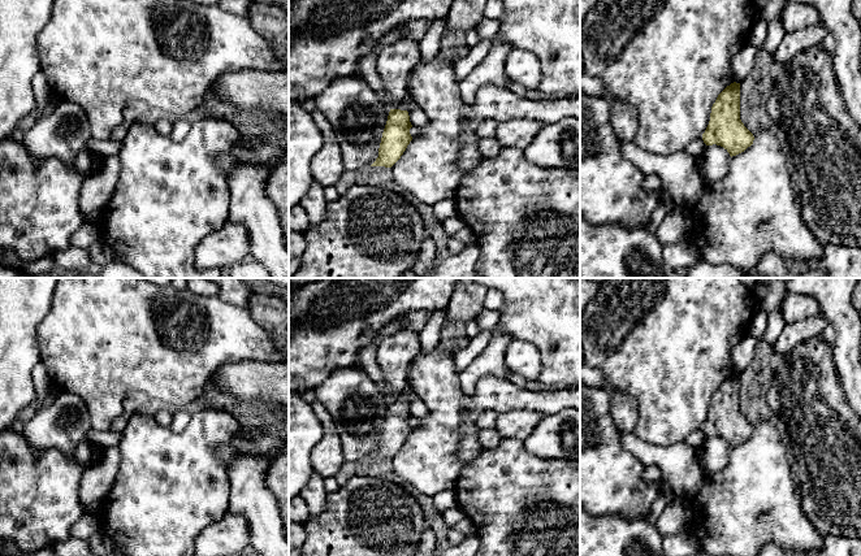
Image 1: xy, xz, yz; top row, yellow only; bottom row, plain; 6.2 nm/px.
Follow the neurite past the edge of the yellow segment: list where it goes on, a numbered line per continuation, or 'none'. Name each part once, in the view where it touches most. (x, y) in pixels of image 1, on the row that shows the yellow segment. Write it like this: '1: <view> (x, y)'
1: xz (407, 100)

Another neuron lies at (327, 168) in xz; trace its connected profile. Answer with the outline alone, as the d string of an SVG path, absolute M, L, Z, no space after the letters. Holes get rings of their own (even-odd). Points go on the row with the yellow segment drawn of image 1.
M319 109L313 110L312 118L324 136L323 148L313 156L311 161L313 182L321 184L323 187L336 186L345 171L345 166L342 164L342 152L337 142L337 135L329 121Z

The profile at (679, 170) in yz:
M631 142L622 143L622 155L642 174L657 174L667 184L675 207L692 209L700 201L705 181L698 170L697 158L685 149L654 155Z

